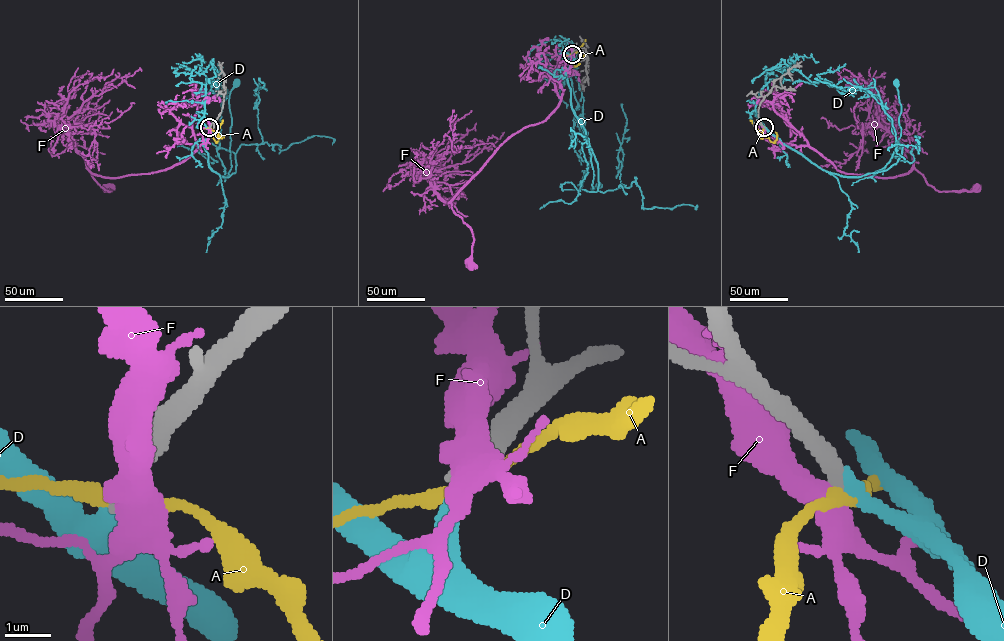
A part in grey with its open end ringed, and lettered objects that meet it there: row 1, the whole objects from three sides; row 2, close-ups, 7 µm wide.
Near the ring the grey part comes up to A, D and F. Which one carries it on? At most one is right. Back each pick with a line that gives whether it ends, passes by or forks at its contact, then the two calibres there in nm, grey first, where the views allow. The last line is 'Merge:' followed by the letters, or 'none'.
D: It ends there. Thickness 440 nm (grey) against 400 nm
Merge: D

